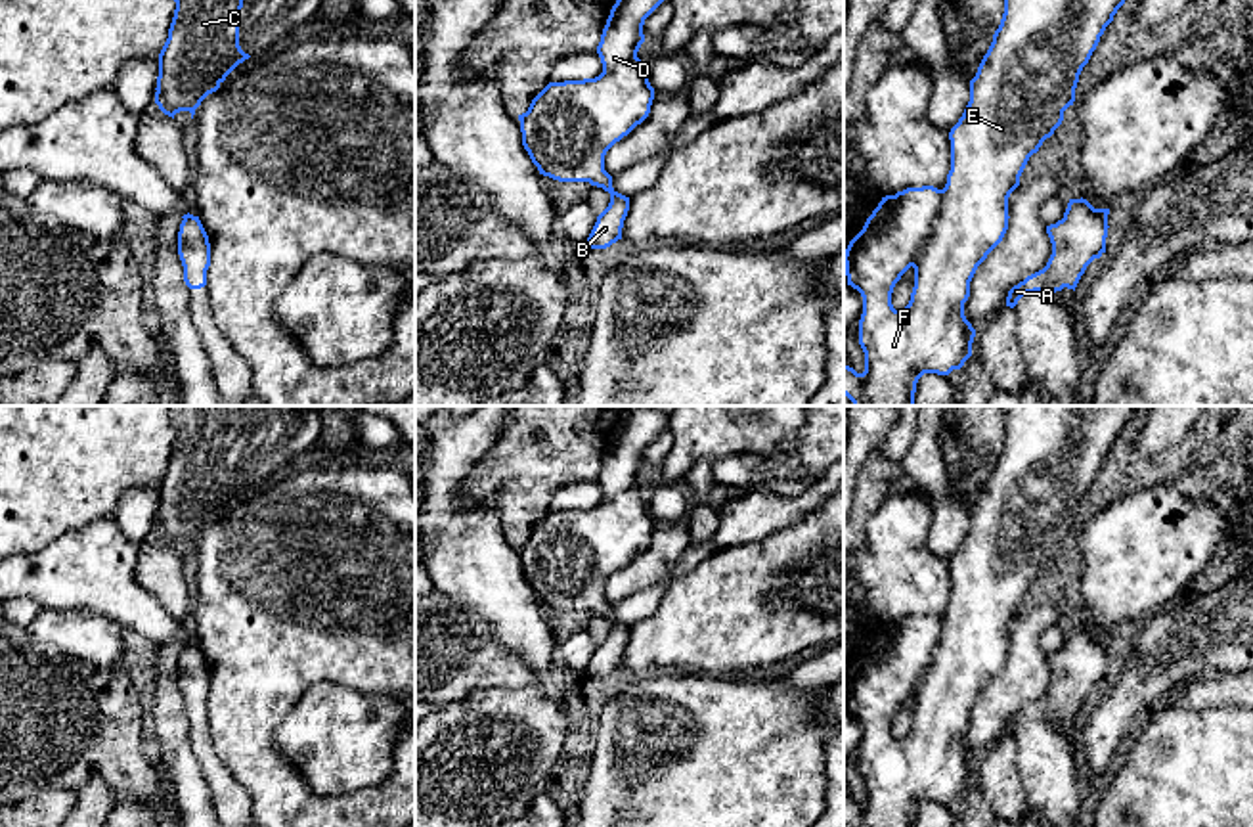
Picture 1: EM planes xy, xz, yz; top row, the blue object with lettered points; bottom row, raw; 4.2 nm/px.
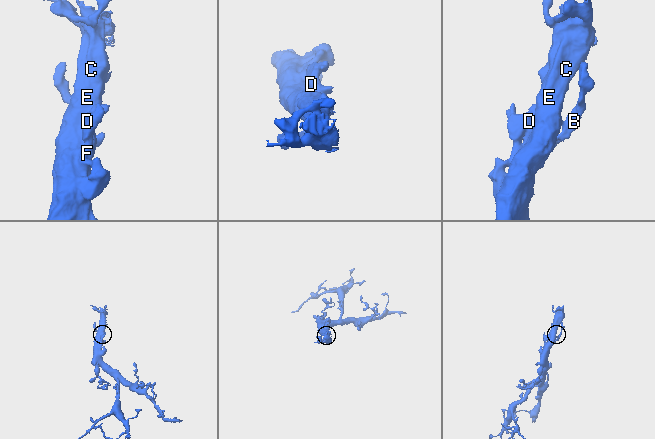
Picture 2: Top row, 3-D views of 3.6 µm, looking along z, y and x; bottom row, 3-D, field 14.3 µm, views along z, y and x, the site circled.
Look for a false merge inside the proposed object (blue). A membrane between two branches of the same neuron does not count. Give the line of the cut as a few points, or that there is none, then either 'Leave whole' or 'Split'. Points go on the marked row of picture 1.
No split. Leave whole

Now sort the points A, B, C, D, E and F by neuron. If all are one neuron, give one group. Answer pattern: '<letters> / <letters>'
A B C D E F

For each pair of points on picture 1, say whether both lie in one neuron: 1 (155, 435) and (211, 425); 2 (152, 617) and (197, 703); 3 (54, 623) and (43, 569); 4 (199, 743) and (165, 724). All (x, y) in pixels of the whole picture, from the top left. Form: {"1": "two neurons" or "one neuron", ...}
{"1": "two neurons", "2": "two neurons", "3": "two neurons", "4": "two neurons"}

